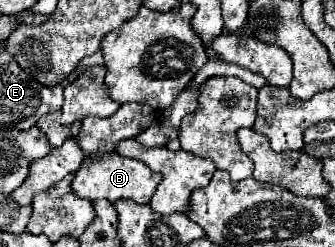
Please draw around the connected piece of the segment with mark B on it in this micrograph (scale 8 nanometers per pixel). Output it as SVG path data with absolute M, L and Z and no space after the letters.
M108 153L100 161L84 161L84 165L76 171L76 177L72 181L72 189L78 197L86 197L90 201L108 199L110 203L118 199L132 199L136 203L150 203L158 183L162 181L162 173L152 171L146 163L130 157L122 157L118 153Z

